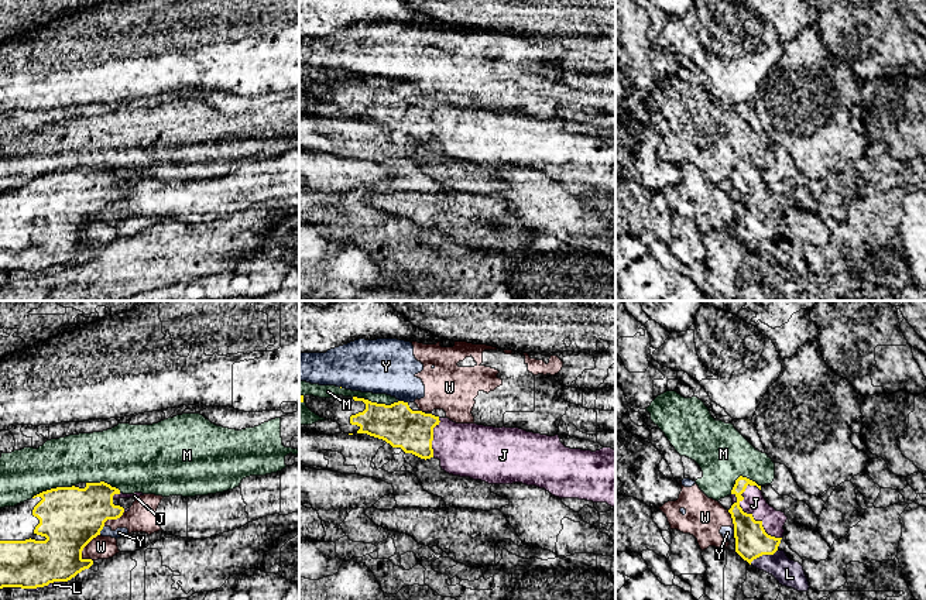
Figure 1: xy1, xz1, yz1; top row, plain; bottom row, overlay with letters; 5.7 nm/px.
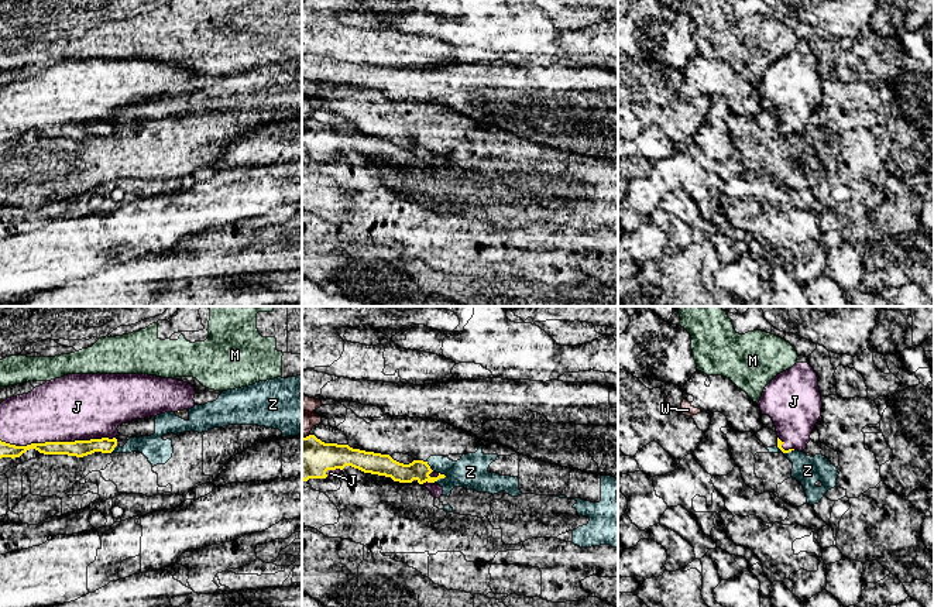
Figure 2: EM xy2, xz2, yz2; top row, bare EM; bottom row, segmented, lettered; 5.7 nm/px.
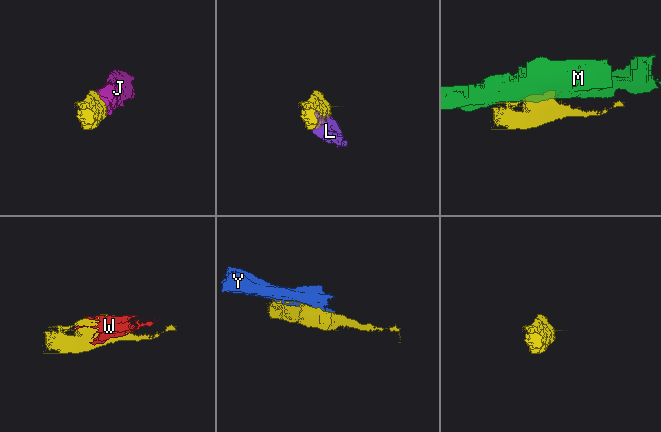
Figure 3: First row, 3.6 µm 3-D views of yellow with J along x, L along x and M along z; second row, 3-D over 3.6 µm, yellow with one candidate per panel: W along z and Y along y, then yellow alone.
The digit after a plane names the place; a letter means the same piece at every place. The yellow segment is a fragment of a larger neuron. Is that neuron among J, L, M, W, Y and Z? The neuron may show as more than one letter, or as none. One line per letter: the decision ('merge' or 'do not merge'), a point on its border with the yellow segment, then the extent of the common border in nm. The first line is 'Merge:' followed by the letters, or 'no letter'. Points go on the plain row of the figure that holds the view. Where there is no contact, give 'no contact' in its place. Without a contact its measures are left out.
Merge: J
J: merge; contact xy2 (57, 126); length 650 nm
L: do not merge; contact yz1 (762, 237); length 180 nm
M: do not merge; contact xz1 (376, 86); length 280 nm
W: do not merge; contact xy1 (85, 229); length 180 nm
Y: do not merge; contact xy1 (102, 212); length 60 nm
Z: do not merge; contact xz2 (439, 161); length 90 nm

